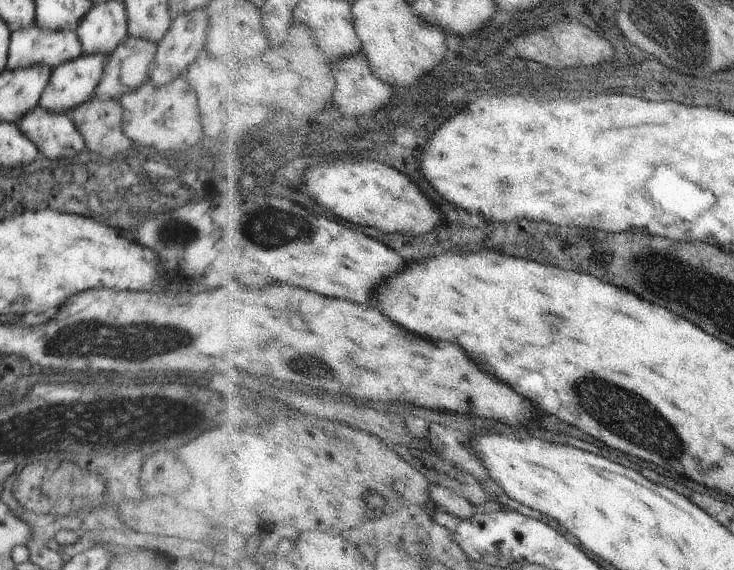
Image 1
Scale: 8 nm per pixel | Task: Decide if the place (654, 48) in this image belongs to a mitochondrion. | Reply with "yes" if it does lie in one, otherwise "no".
yes

